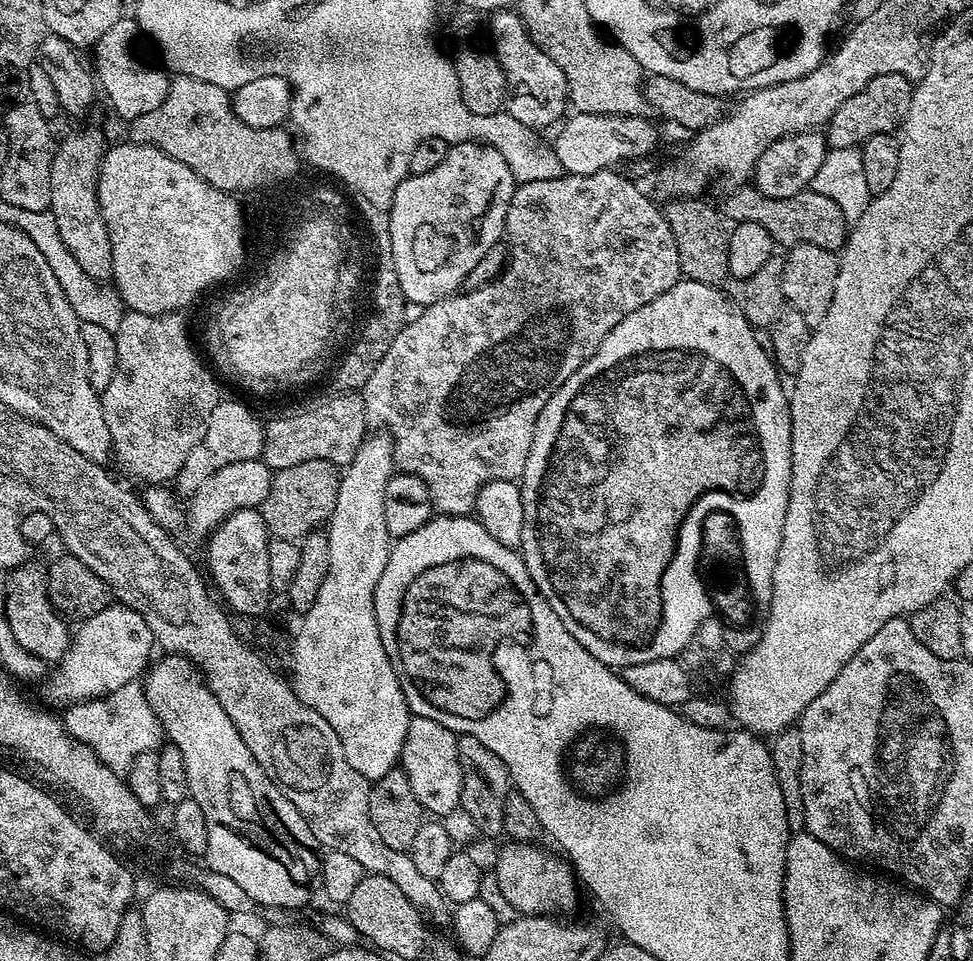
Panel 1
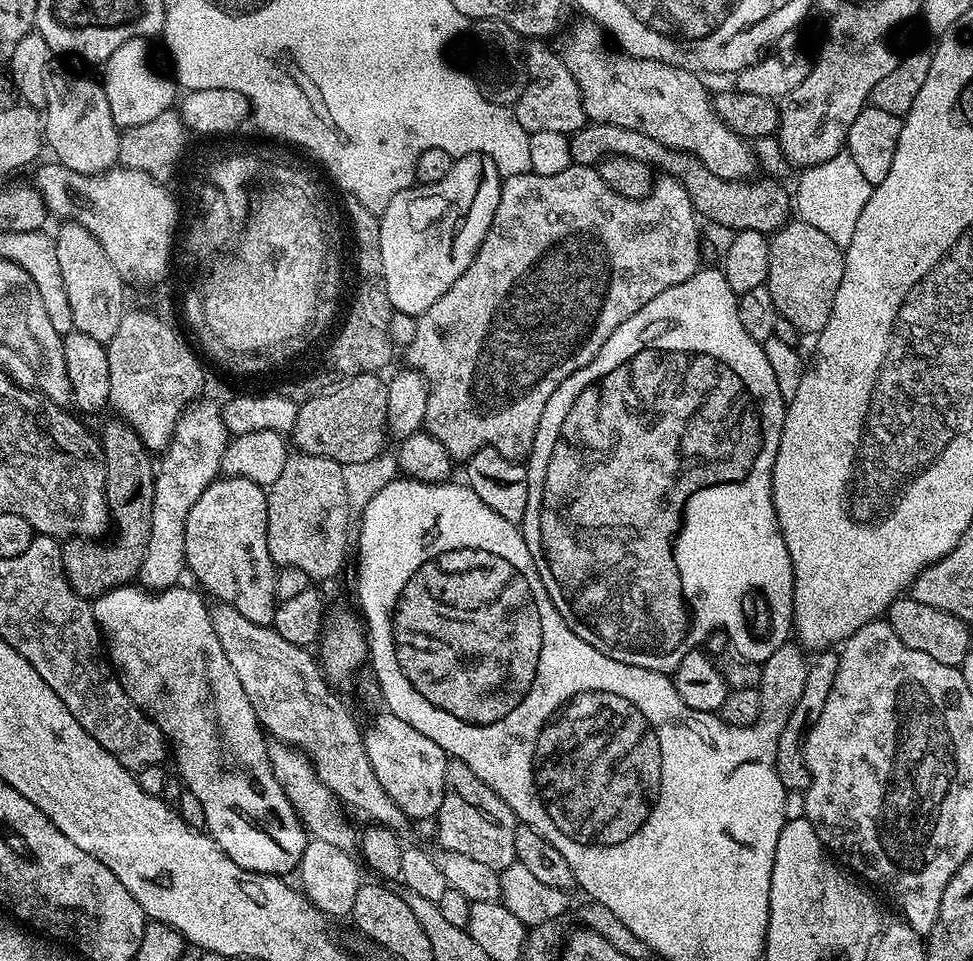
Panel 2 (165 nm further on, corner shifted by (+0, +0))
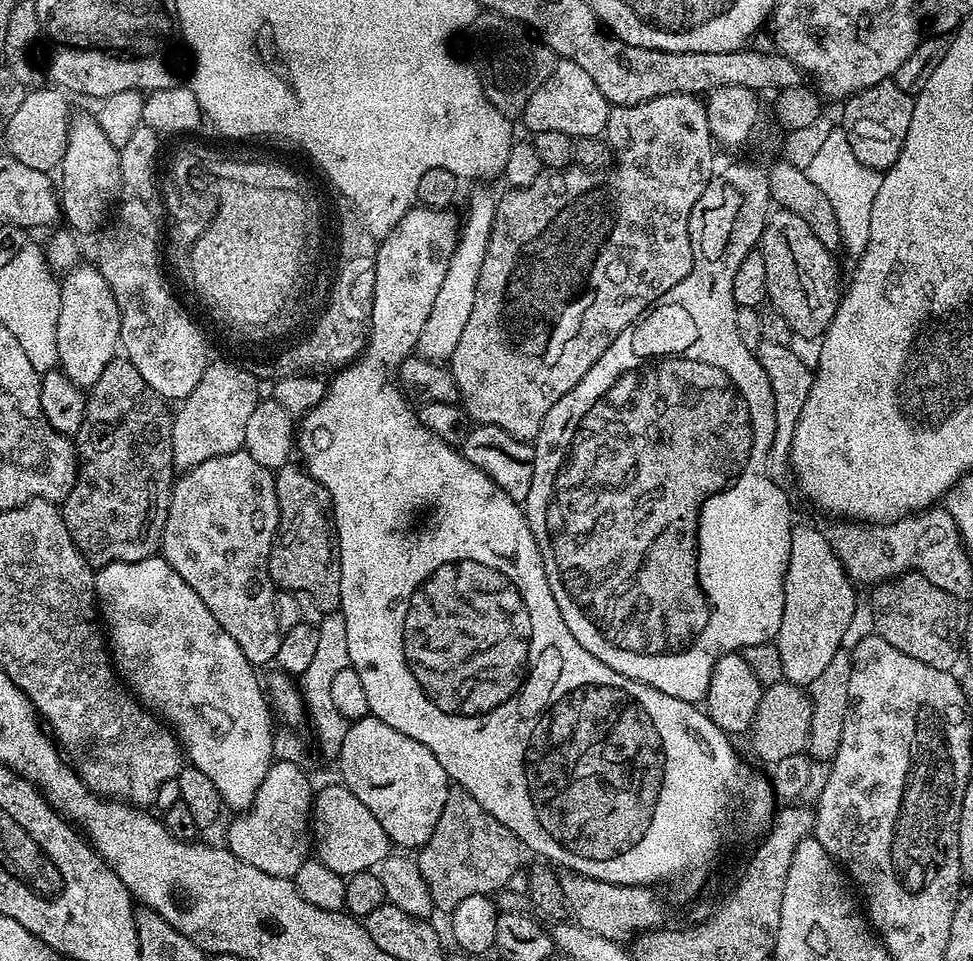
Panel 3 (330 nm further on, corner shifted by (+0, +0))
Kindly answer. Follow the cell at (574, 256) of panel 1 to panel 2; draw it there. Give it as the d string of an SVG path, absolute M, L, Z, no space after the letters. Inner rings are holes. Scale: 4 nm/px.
M569 163L568 168L562 170L562 174L543 176L529 170L522 174L503 177L500 186L500 197L498 198L498 210L494 210L494 222L490 226L486 238L482 238L482 246L478 250L474 262L470 262L470 266L466 266L466 274L462 274L462 278L458 278L458 282L454 282L454 286L450 286L450 290L446 290L446 294L442 294L442 298L438 298L438 302L434 302L434 306L430 306L430 310L423 312L415 321L416 333L413 334L412 341L408 344L408 360L412 363L409 365L415 371L421 372L424 375L424 380L428 384L428 397L426 398L426 414L424 415L423 427L434 438L438 438L438 442L442 442L442 446L446 446L446 450L452 455L453 461L466 462L474 453L483 448L493 448L498 450L498 454L502 454L506 458L523 461L534 446L534 438L538 434L538 422L542 422L542 410L546 410L546 402L550 402L550 394L554 394L554 390L558 390L560 383L567 376L582 370L582 366L586 366L592 361L598 354L598 350L602 350L606 338L610 338L610 334L614 334L614 330L618 330L618 326L622 326L622 322L626 322L626 318L632 317L633 314L638 314L638 310L642 310L642 306L646 306L646 302L654 302L654 298L658 298L658 294L662 294L662 290L670 290L670 286L678 286L682 282L686 282L686 278L690 278L695 272L700 271L702 267L702 261L700 261L700 232L696 229L696 220L698 221L698 213L696 207L692 205L690 194L686 192L679 180L667 174L661 175L653 183L651 194L641 200L631 200L614 190L610 190L610 186L606 186L606 182L602 182L599 171L587 164Z

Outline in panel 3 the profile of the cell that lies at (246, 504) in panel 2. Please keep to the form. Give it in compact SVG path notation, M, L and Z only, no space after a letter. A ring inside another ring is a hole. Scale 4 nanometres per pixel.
M241 450L206 458L206 462L187 469L181 476L184 477L181 480L179 477L172 485L160 552L165 562L180 575L182 582L186 582L186 586L206 602L206 610L210 610L210 614L218 618L218 626L238 642L248 661L254 666L271 665L278 654L282 635L282 623L276 617L278 592L268 573L268 559L280 521L273 469L259 465L248 452Z

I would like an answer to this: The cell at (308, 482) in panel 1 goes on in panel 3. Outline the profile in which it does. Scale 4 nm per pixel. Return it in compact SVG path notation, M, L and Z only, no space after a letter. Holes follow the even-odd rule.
M286 463L275 469L274 475L280 521L268 559L268 573L273 585L280 590L285 588L288 594L306 590L306 594L311 594L325 613L337 611L340 602L340 553L330 494L326 486L319 484L299 463Z

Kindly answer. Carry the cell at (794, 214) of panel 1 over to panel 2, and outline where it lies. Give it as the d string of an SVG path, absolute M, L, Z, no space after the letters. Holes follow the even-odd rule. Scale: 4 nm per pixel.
M585 123L577 132L571 133L568 142L568 155L573 164L599 165L607 156L625 156L638 158L638 162L646 162L653 169L673 176L683 184L684 189L692 199L692 205L697 213L724 228L732 228L736 232L754 230L771 234L779 230L790 220L790 192L776 180L723 180L718 174L710 174L706 166L689 152L679 152L666 147L654 138L646 138L646 134L638 134L638 130L626 130L622 126L609 124Z

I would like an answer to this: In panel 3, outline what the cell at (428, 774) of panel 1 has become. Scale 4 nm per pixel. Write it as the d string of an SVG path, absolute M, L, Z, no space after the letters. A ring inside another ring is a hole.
M369 714L349 723L339 764L343 785L378 818L397 849L419 850L434 834L442 806L446 806L450 781L442 762L430 754L425 744L398 734L394 726L386 726L386 722Z

